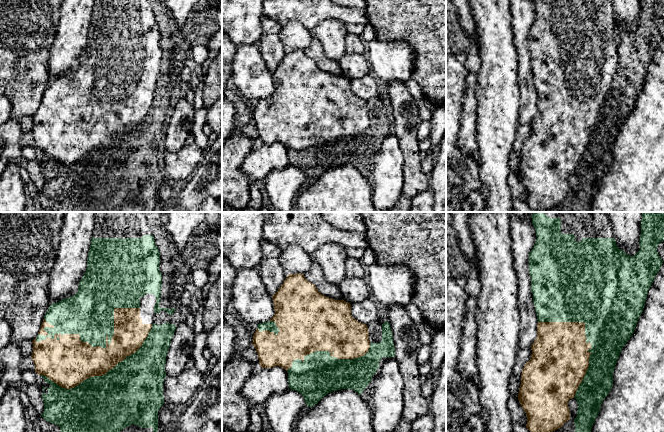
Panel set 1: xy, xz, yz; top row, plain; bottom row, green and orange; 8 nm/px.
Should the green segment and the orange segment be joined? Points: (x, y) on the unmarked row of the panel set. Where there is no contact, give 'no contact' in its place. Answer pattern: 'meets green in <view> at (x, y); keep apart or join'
meets green in xy at (101, 122); keep apart

